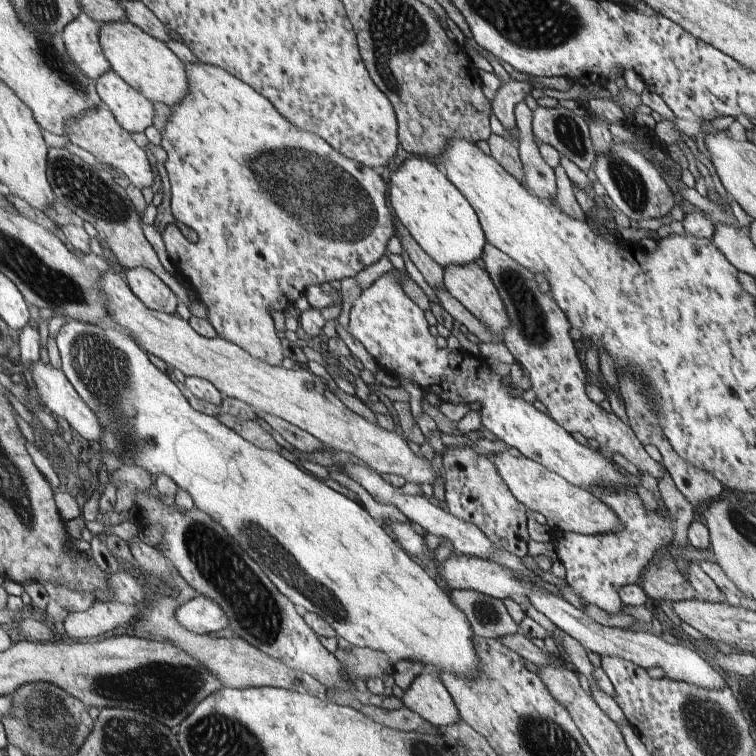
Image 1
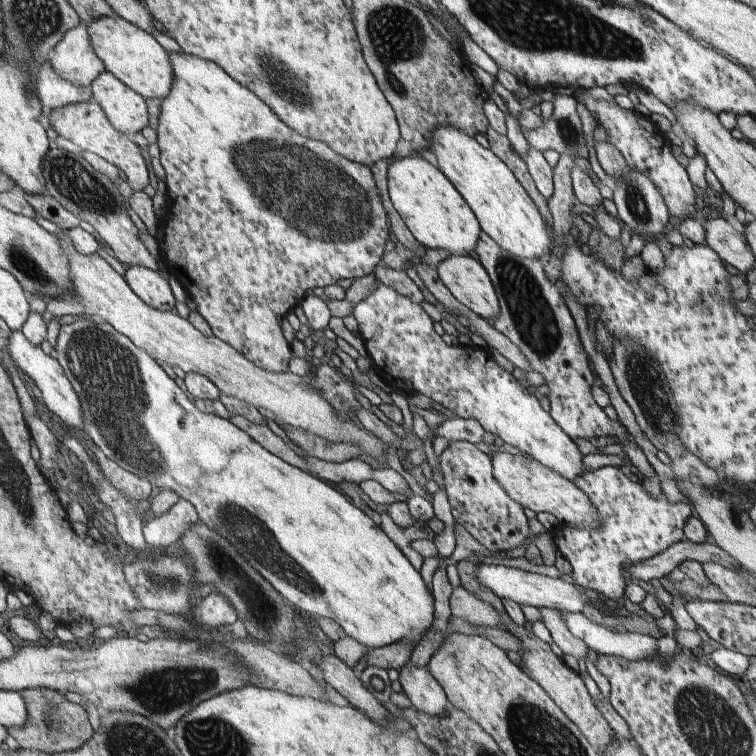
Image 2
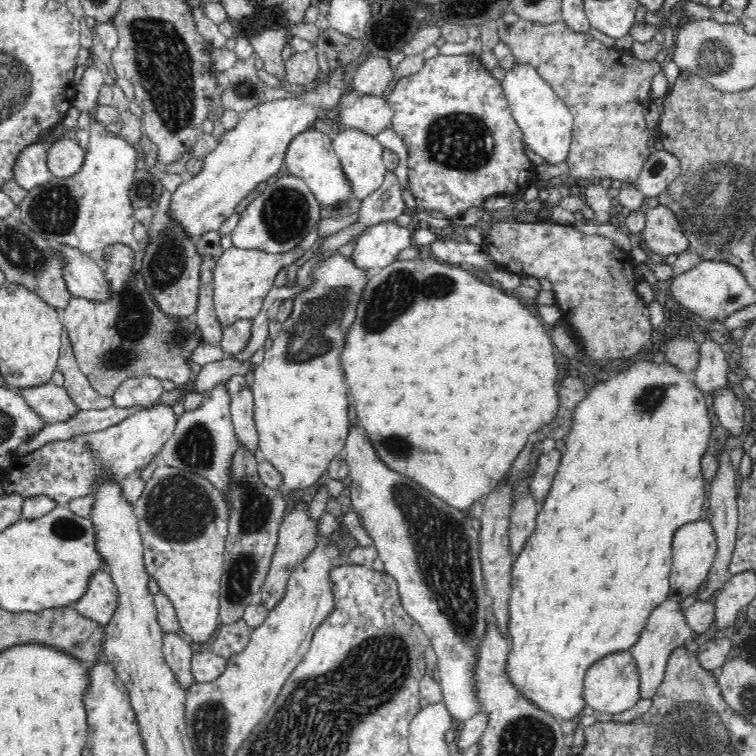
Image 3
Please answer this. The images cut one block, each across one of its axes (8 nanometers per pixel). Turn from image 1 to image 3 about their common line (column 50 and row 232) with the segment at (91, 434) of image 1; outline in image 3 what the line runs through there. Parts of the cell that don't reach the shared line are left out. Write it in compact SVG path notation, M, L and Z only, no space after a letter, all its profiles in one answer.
M394 221L375 224L355 243L350 257L359 268L376 270L393 264L398 252L412 247L413 228L398 226Z

